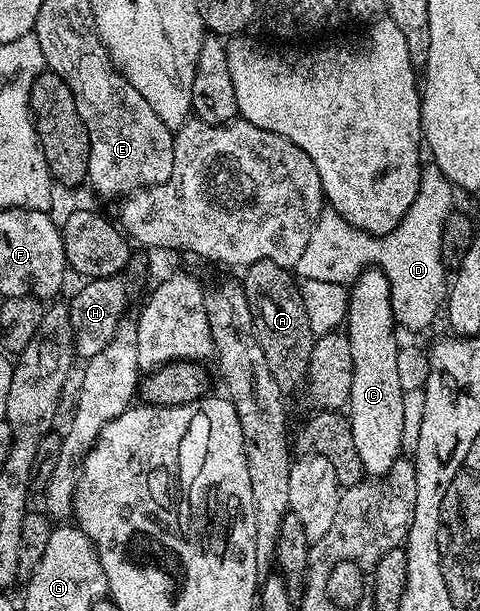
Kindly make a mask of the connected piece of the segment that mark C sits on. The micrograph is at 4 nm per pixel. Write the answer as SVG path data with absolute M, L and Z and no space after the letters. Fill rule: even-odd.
M366 268L348 287L348 292L347 333L353 375L347 417L362 471L369 476L380 476L386 474L391 464L403 454L403 400L407 392L399 384L397 375L399 327L391 308L389 281L380 268Z

